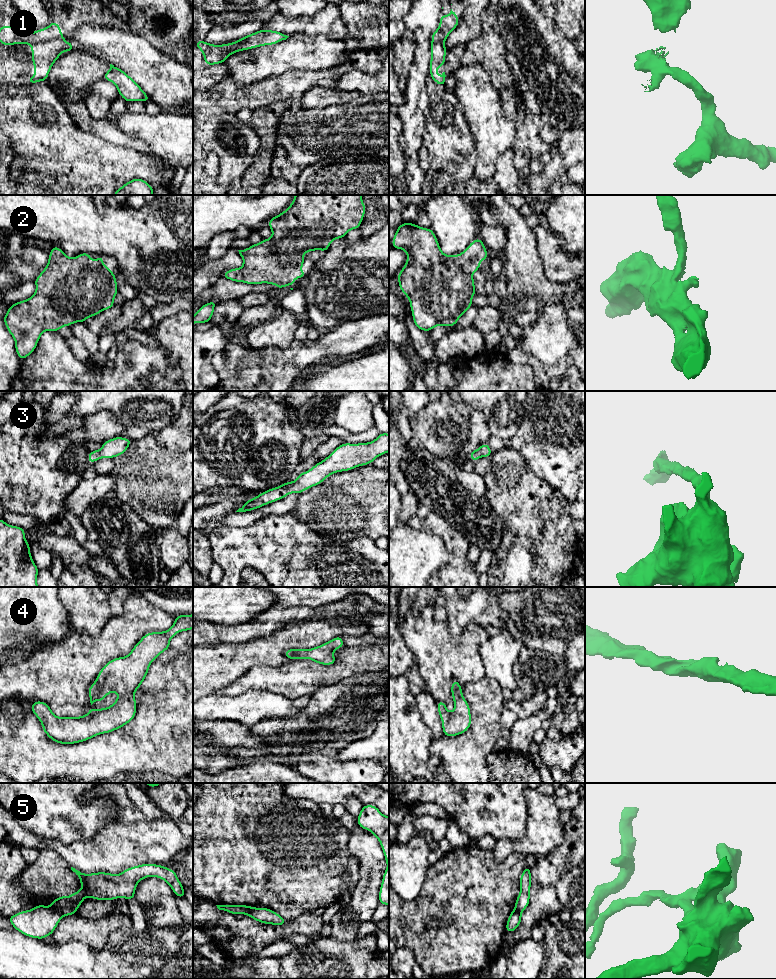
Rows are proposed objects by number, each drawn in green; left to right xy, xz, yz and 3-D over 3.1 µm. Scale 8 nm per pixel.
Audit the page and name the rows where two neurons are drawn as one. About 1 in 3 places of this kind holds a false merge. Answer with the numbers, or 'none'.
1, 5

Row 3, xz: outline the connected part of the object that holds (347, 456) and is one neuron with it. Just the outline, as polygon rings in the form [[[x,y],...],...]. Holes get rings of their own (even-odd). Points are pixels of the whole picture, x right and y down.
[[[379,433],[375,440],[367,443],[343,443],[310,470],[298,474],[295,481],[287,481],[250,498],[236,512],[249,512],[281,500],[289,494],[301,494],[304,490],[319,485],[333,473],[349,471],[359,466],[371,464],[377,457],[387,452],[389,452],[388,433]]]

